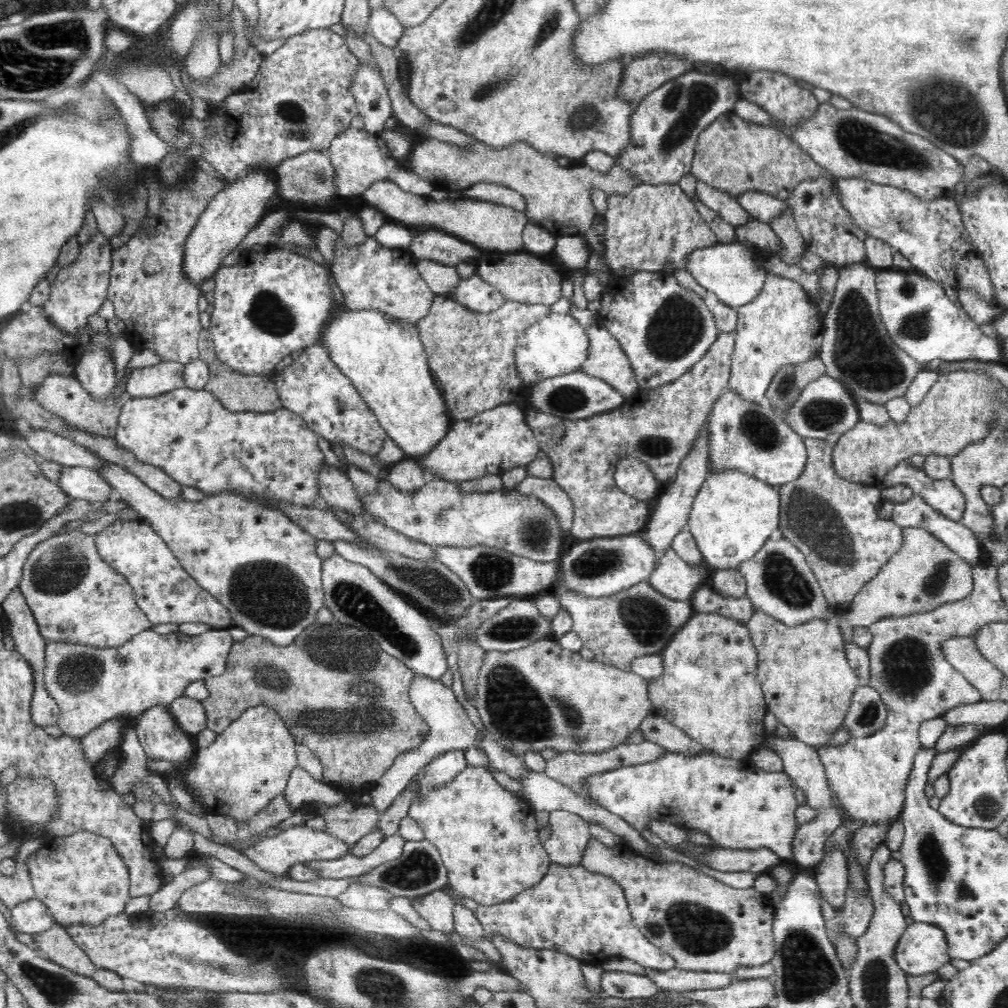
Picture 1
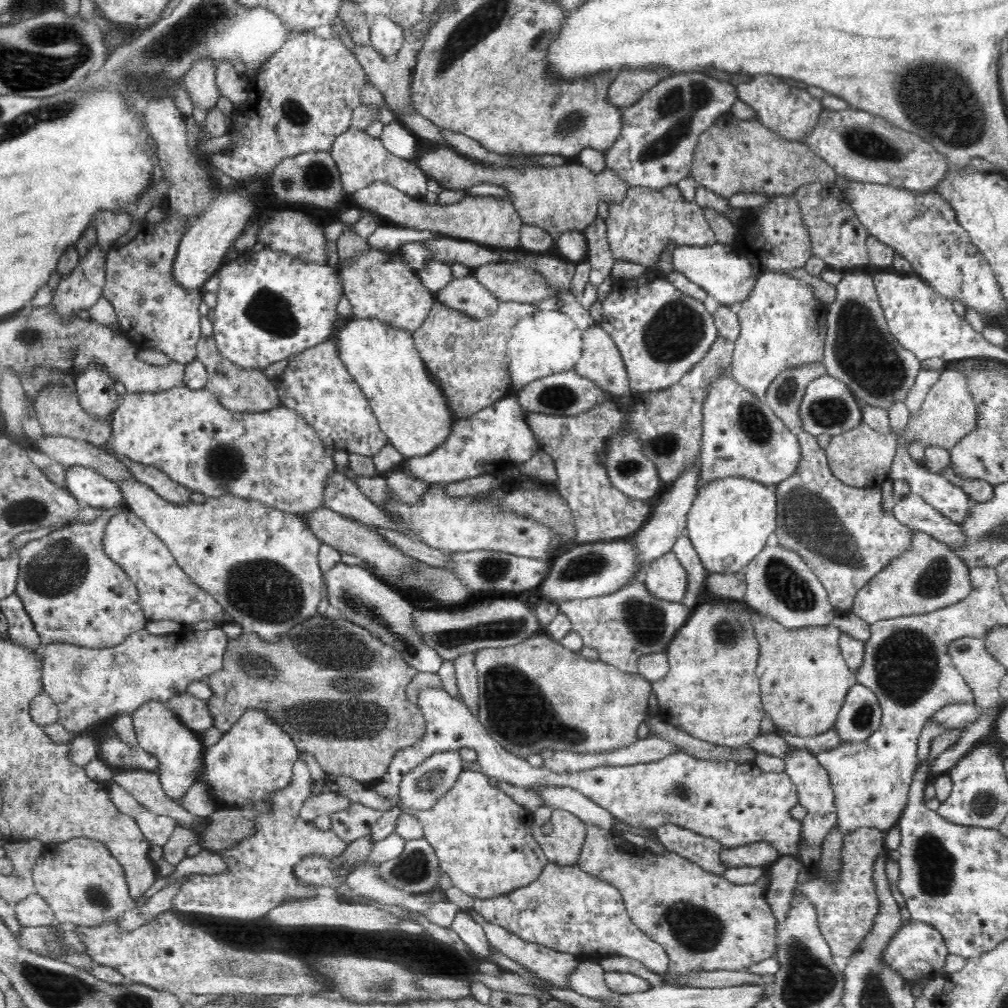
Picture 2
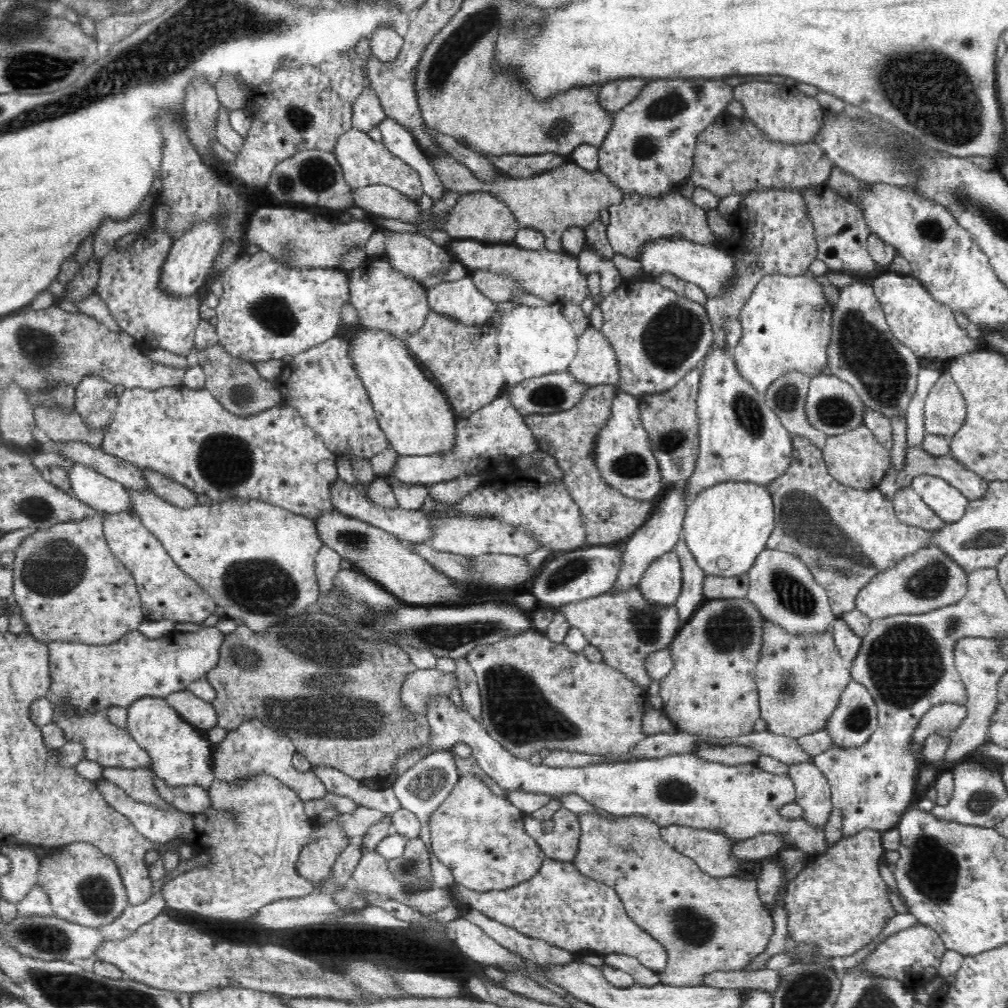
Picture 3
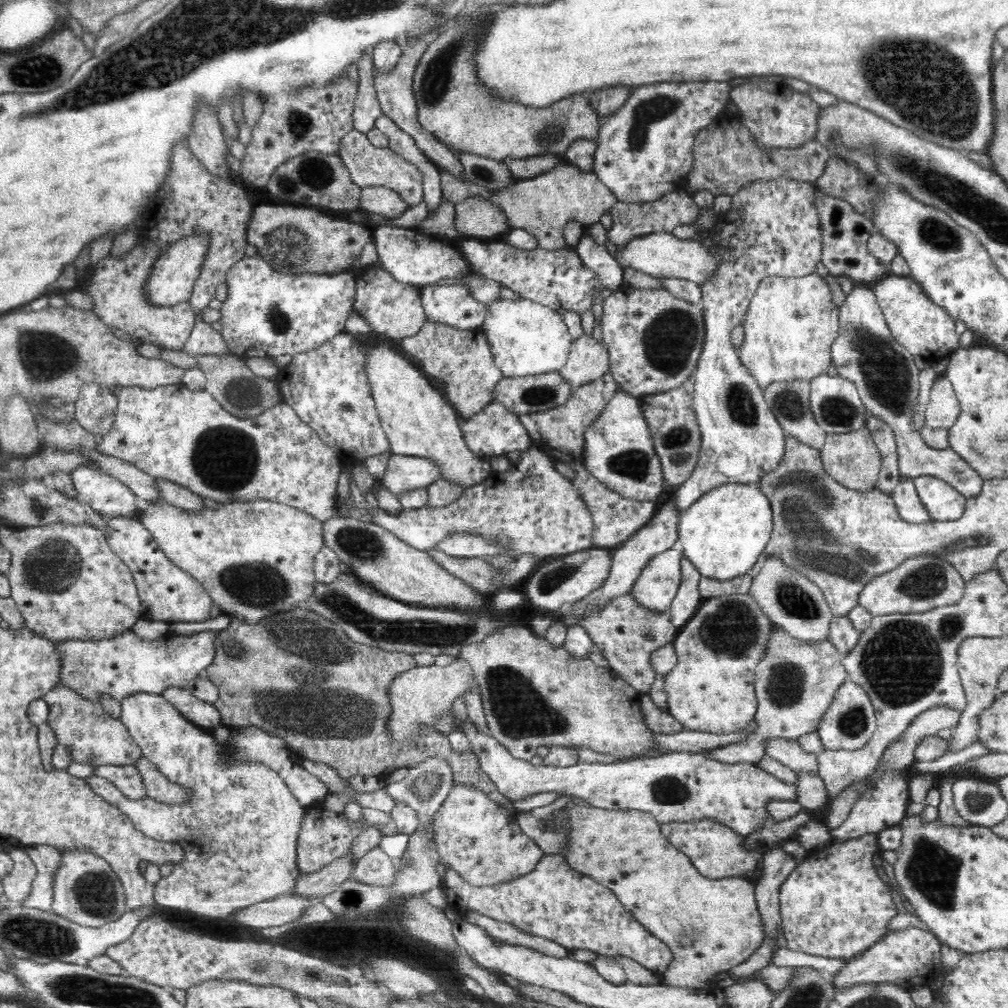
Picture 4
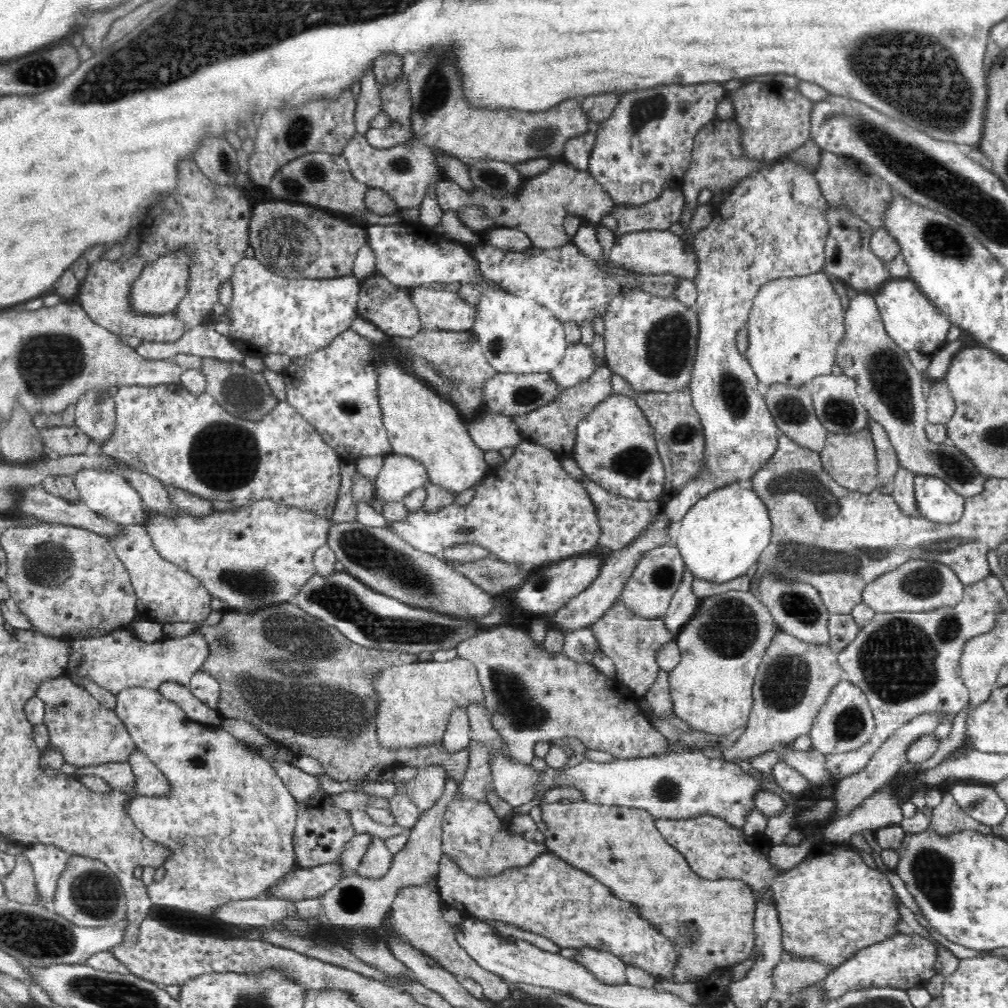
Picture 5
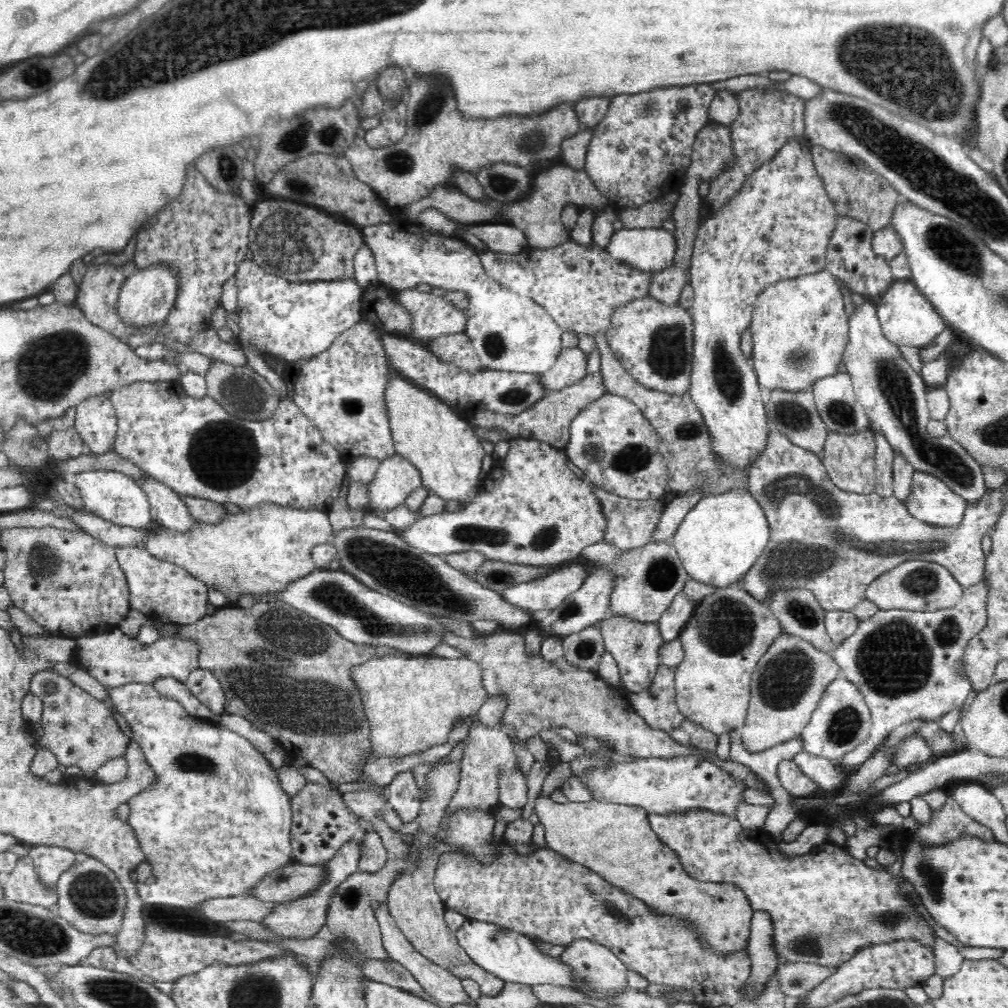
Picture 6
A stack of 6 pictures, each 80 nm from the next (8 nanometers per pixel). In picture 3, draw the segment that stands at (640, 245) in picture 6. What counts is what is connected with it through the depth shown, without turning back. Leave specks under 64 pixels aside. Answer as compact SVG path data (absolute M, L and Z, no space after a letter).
M662 237L646 243L634 259L640 262L645 276L676 274L678 278L698 284L708 296L714 295L714 297L725 291L725 286L737 269L733 255L726 254L726 251L716 248L714 244L701 245L670 237Z

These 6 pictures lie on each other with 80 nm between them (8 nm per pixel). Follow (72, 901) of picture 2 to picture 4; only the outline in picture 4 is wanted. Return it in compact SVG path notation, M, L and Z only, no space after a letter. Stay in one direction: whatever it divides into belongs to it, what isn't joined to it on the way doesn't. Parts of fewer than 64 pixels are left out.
M72 848L62 850L62 864L54 874L54 898L51 910L56 914L68 918L76 924L85 927L98 928L118 920L126 912L125 890L117 874L103 858L96 856L89 848Z

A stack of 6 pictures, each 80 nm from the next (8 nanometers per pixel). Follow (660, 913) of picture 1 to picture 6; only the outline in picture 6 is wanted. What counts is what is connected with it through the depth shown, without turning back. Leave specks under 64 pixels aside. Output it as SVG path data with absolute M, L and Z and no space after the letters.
M540 794L535 812L545 828L546 848L586 865L614 888L646 903L650 911L684 919L701 936L702 945L720 955L747 948L753 910L746 893L727 882L700 882L686 874L677 854L652 830L645 809L600 800L556 804Z

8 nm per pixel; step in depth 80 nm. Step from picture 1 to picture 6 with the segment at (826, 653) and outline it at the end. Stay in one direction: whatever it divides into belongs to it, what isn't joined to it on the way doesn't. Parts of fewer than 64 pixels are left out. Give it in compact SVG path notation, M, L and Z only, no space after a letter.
M788 632L780 634L765 651L751 676L751 697L740 728L742 744L759 753L778 743L796 739L808 724L826 687L841 676L832 654L818 650L811 642Z

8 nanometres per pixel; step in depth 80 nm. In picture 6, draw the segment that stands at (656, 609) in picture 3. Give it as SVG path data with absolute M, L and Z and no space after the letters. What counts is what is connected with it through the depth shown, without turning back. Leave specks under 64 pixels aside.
M610 616L598 623L606 652L610 653L619 667L619 675L628 693L646 690L661 665L659 648L664 644L657 622L638 622L625 616Z

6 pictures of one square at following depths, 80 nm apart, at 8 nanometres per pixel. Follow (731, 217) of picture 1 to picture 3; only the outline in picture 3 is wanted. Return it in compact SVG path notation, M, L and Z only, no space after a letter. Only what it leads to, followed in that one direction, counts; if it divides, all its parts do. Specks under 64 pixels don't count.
M697 188L692 198L678 192L658 196L628 194L622 202L609 206L610 222L607 237L614 252L637 258L639 250L653 240L670 237L688 240L701 245L710 245L717 240L714 231L707 223L707 210L715 209L721 197L710 190Z

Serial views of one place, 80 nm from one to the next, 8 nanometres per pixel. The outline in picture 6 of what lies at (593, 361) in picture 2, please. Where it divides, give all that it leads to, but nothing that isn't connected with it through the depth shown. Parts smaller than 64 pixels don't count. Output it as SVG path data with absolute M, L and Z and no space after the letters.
M578 347L562 349L554 366L546 372L537 374L542 390L548 393L562 390L565 386L573 385L586 376L588 358L584 356L584 353Z

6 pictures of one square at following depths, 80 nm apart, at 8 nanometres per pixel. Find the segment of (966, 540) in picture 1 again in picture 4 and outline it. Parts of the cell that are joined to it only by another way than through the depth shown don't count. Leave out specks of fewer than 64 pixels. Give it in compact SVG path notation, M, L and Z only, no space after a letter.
M901 476L890 495L894 499L898 514L902 519L906 519L910 523L932 521L930 513L924 508L915 489L913 479Z

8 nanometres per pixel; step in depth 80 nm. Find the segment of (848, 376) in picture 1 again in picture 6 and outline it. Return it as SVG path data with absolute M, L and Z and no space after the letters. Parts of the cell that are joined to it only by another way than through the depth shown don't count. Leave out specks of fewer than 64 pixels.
M865 301L855 306L854 314L848 318L848 344L842 354L842 370L851 376L857 401L864 407L870 420L880 429L893 449L898 449L904 459L916 471L933 474L941 478L956 494L967 500L967 504L978 502L987 492L980 463L952 439L948 432L934 437L927 431L930 418L927 390L920 372L914 370L898 350L882 333L877 317L877 307Z

